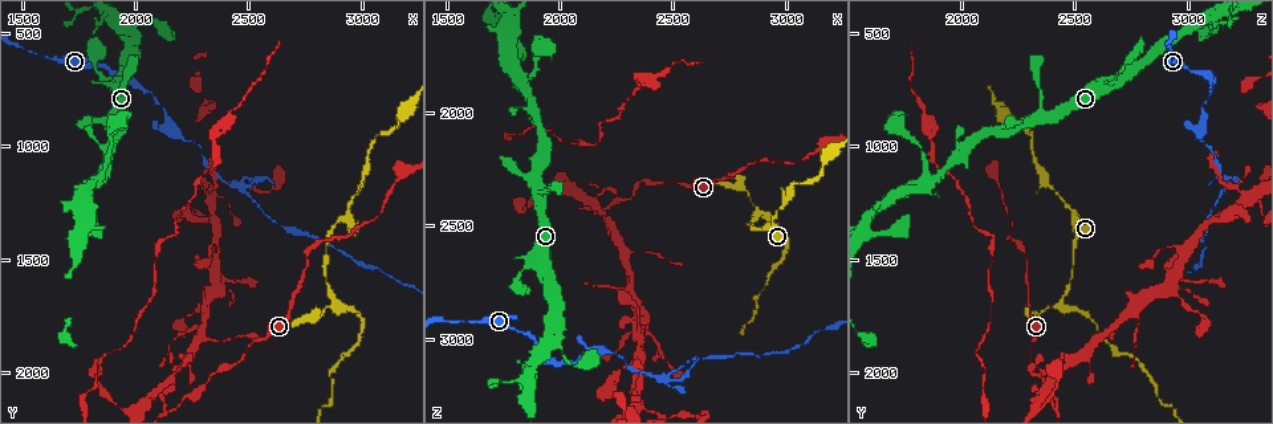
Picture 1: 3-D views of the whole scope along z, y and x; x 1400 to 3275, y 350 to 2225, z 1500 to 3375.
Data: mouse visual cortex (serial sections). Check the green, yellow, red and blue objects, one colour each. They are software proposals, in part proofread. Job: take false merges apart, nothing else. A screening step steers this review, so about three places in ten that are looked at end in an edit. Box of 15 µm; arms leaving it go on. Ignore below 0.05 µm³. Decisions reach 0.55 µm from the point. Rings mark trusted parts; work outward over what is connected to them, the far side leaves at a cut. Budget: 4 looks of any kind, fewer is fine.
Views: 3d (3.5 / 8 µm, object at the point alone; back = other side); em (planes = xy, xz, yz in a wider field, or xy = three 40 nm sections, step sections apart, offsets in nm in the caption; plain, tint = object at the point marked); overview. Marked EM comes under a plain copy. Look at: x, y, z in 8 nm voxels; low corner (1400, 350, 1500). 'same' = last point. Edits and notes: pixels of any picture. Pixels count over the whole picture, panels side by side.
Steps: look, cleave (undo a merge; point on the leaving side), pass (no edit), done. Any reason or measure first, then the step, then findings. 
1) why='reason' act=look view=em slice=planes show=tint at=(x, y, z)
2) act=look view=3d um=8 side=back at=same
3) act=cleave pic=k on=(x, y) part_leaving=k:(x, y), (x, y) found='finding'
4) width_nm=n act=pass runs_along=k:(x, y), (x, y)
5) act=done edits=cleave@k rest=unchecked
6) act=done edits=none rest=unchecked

why='abrupt turn' act=look view=3d um=3.5 at=(2890, 1690, 2450)

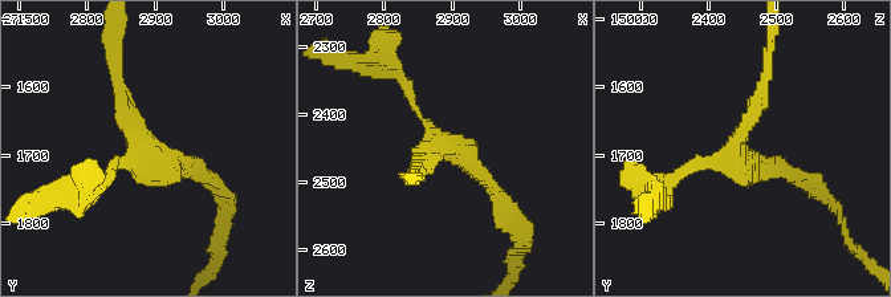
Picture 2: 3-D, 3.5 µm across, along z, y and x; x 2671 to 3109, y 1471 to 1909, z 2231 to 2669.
arms=3 arm_widths_nm=150,150,200 why='shape alone is not enough' act=look view=em slice=xy step=1 show=tint at=(2880, 1690, 2440)

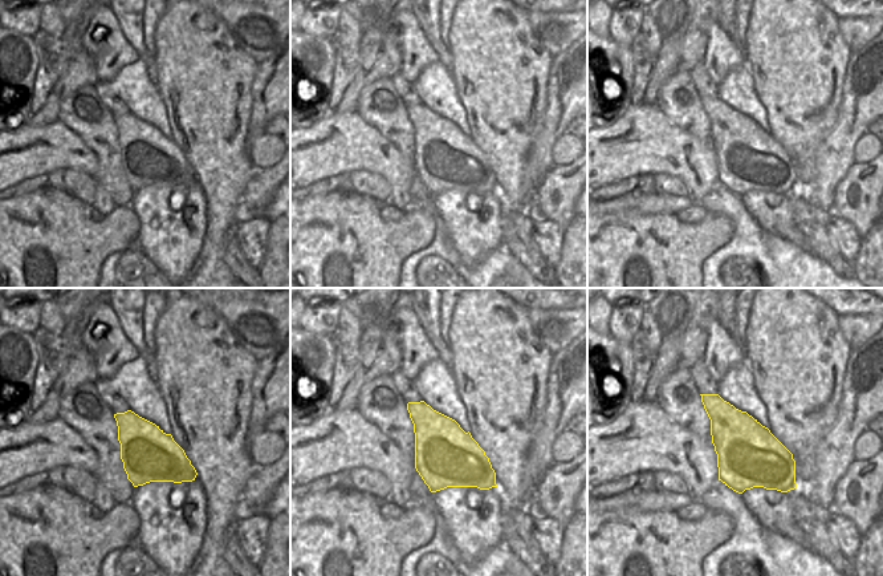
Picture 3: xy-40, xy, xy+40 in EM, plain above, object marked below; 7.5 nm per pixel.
act=pass runs_along=2:(116, 72), (133, 137), (198, 173) found='all the same cell'

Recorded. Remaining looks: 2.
why='a narrow waist' act=look view=3d um=8 at=(2500, 1920, 2300)

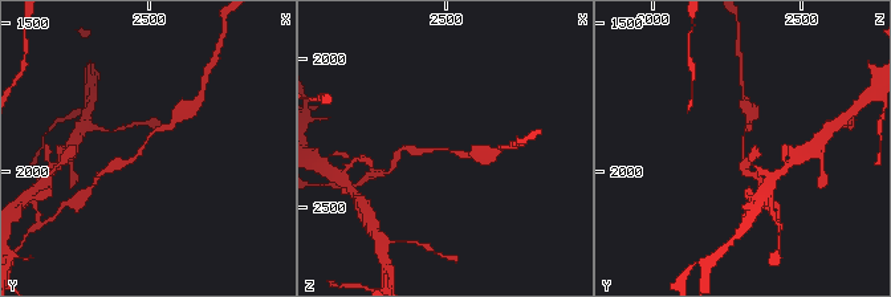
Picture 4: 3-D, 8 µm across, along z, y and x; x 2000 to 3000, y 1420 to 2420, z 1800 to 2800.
arm_widths_nm=150,200 why='shape alone is not enough' act=look view=em slice=planes show=tint at=(2490, 1920, 2310)

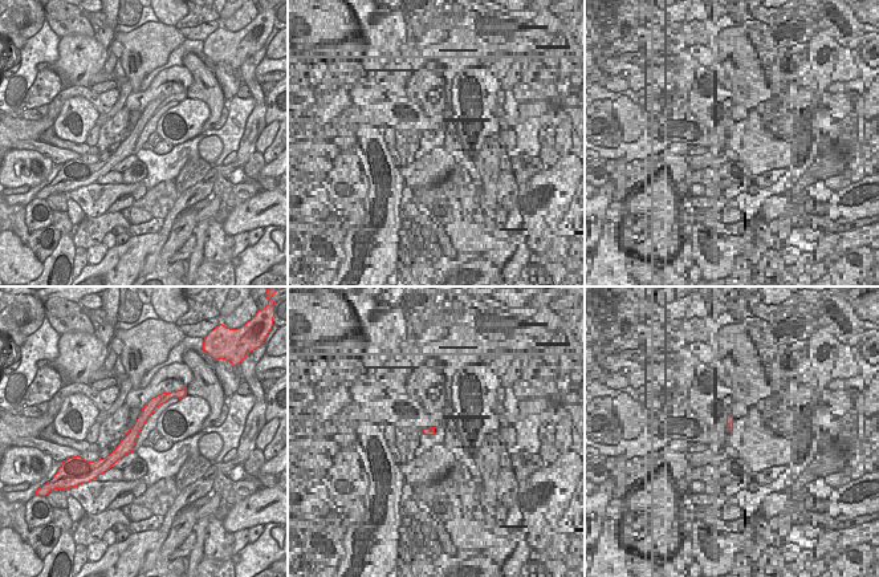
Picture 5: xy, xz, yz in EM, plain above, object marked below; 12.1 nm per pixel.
width_nm=190 act=pass runs_along=4:(174, 121), (149, 137), (138, 155), (113, 166) found='all the same cell'

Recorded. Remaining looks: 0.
act=done edits=none rest=unchecked

